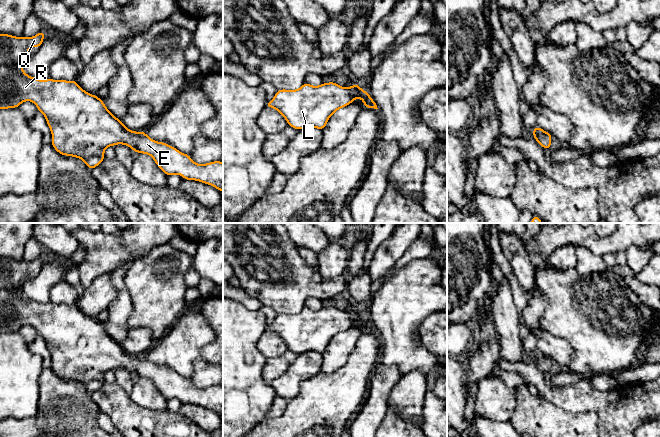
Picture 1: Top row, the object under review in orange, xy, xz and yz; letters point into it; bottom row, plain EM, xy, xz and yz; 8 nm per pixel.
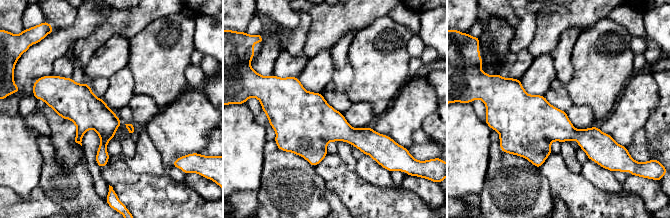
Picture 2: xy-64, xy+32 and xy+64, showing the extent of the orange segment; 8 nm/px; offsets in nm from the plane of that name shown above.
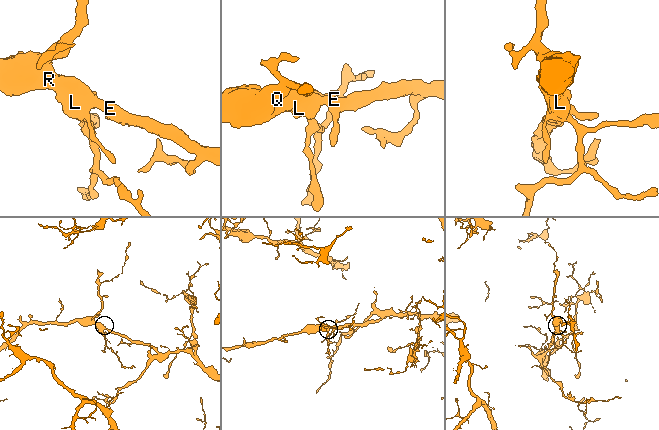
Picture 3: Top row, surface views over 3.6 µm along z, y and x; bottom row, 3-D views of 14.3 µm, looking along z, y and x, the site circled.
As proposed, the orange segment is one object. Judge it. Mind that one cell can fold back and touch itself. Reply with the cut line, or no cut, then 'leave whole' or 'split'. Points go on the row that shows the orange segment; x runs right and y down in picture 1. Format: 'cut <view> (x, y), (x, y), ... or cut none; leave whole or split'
cut none; leave whole

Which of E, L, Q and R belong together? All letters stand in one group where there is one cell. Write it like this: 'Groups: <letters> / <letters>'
Groups: E L Q R

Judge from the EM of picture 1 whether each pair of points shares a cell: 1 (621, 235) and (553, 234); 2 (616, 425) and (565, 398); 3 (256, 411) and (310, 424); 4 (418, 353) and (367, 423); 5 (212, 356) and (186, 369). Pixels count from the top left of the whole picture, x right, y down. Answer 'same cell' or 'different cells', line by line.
1: same cell
2: same cell
3: different cells
4: different cells
5: different cells

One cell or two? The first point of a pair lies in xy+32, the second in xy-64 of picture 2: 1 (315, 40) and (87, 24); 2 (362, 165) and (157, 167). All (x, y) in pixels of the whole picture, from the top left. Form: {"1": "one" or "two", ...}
{"1": "two", "2": "one"}

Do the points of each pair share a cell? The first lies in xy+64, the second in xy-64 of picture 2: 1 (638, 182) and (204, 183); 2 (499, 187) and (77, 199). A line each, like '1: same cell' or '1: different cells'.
1: same cell
2: same cell

